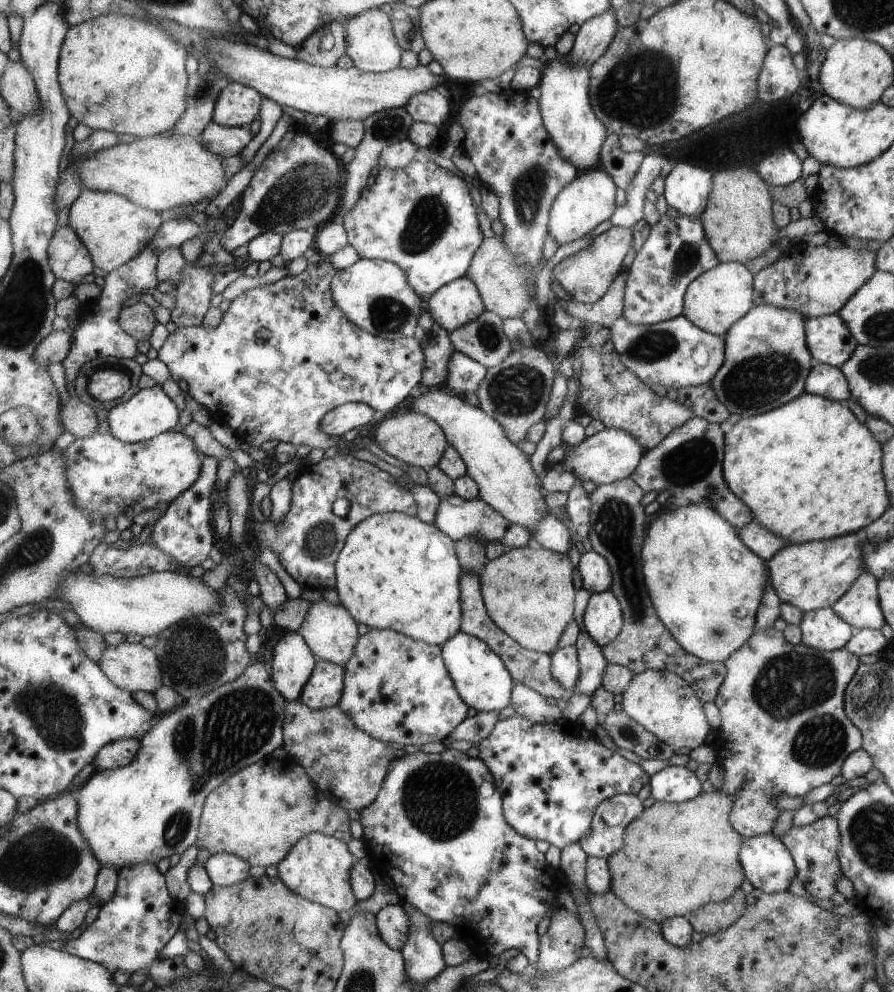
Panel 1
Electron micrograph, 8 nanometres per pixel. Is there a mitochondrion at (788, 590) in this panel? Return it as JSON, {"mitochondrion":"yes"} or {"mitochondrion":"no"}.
{"mitochondrion":"no"}

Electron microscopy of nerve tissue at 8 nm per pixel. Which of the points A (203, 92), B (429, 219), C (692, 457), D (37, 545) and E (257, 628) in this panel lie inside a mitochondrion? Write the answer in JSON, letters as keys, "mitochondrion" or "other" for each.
{"A":"mitochondrion","B":"mitochondrion","C":"mitochondrion","D":"mitochondrion","E":"other"}

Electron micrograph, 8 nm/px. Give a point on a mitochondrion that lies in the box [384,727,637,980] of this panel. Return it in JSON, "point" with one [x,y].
{"point":[436,814]}

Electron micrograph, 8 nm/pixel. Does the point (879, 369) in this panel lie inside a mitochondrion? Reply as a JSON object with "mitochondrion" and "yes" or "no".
{"mitochondrion":"yes"}

